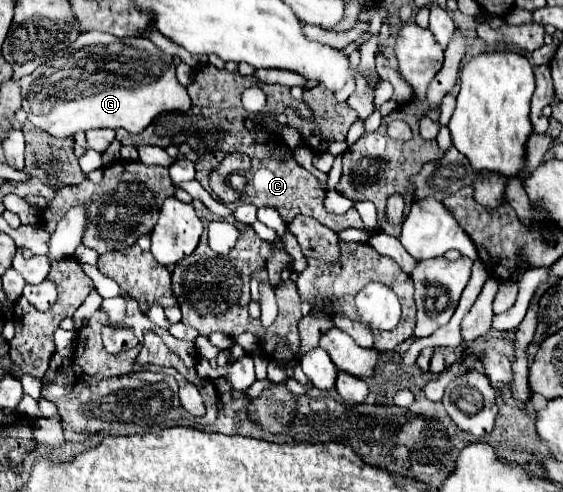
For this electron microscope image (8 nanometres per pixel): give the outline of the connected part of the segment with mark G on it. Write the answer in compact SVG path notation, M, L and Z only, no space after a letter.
M86 31L62 51L62 55L52 57L48 63L36 67L30 75L20 79L22 85L22 107L28 113L28 121L38 129L50 133L52 137L66 139L76 131L88 129L126 129L128 133L142 133L150 121L164 111L184 113L190 107L190 97L186 89L176 79L176 65L172 55L160 51L152 41L144 37L124 37L118 39L110 33Z

